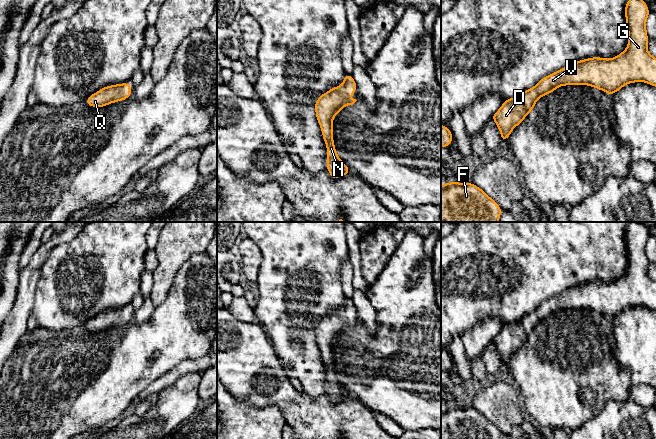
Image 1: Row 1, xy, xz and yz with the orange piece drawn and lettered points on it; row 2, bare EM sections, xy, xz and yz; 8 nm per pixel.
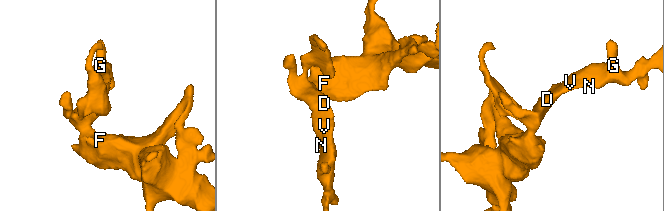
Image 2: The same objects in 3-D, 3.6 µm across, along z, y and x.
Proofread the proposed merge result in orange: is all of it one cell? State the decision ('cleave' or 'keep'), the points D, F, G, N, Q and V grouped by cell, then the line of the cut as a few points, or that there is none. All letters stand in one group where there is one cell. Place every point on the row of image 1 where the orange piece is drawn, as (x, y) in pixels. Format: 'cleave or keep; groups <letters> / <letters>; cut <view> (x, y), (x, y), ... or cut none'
keep; groups D F G N Q V; cut none

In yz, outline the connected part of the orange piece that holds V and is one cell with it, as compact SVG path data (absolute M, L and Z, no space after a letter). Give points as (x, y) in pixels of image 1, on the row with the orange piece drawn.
M629 0L625 16L629 42L627 48L612 59L592 57L574 62L547 75L534 87L517 97L506 99L491 117L500 129L501 142L507 141L513 128L518 126L536 101L564 85L589 85L612 95L627 83L645 82L656 87L656 58L647 50L646 20L648 4Z

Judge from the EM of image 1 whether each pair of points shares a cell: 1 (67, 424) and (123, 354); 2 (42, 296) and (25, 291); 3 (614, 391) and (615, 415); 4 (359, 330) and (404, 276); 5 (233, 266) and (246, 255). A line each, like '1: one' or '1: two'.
1: one
2: two
3: two
4: one
5: two

